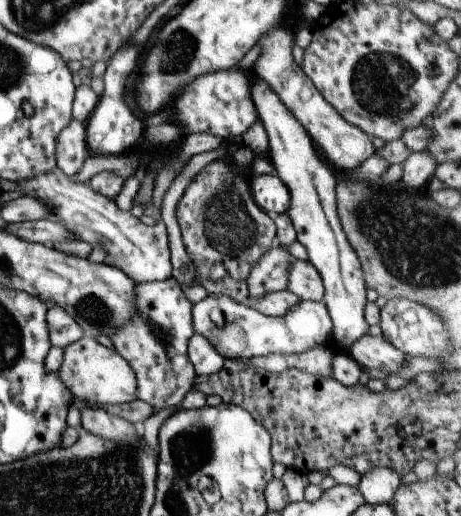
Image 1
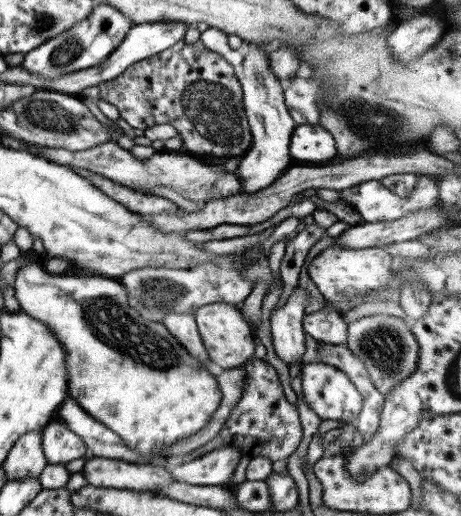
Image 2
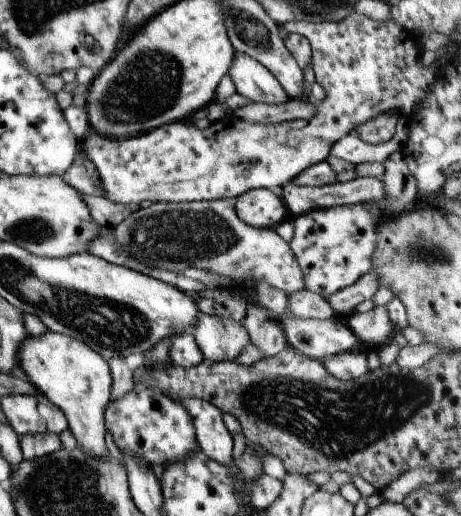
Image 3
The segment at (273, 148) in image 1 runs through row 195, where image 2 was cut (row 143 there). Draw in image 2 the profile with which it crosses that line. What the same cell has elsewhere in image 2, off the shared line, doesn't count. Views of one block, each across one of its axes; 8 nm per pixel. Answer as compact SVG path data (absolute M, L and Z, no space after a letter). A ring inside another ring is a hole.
M296 125L289 141L292 164L322 165L336 156L331 134L321 126Z

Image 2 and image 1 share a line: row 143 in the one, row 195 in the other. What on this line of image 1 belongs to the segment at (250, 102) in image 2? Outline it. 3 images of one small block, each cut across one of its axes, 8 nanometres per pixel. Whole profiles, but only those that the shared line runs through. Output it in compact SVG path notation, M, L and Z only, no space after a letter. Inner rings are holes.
M273 174L250 177L250 194L255 205L268 216L285 215L290 206L288 189Z

